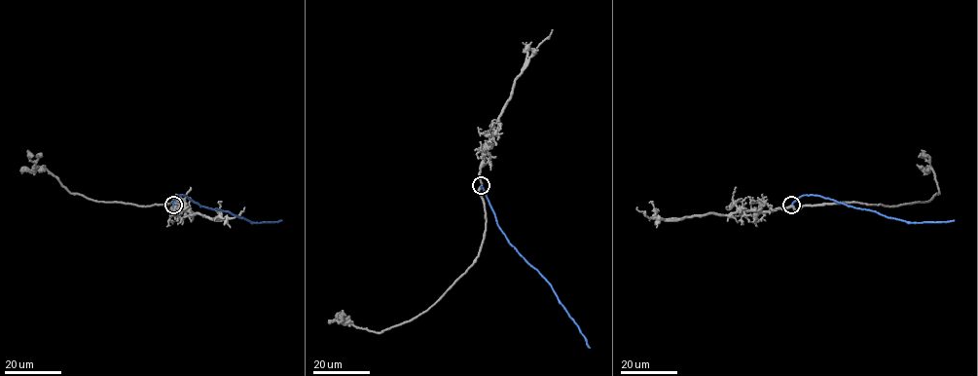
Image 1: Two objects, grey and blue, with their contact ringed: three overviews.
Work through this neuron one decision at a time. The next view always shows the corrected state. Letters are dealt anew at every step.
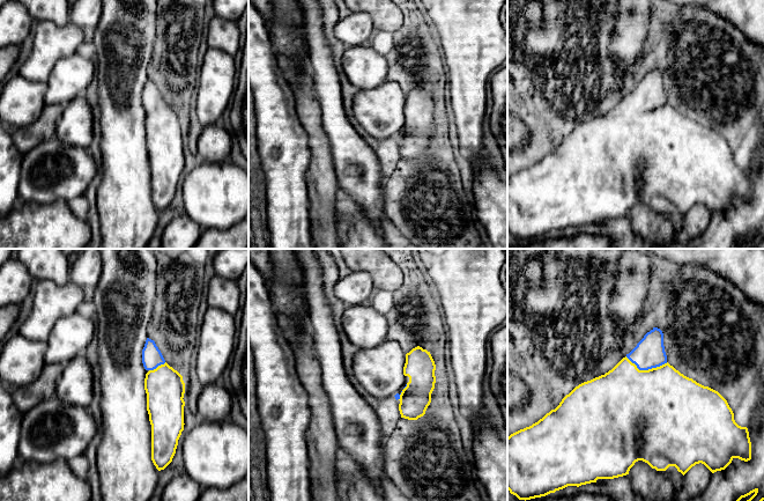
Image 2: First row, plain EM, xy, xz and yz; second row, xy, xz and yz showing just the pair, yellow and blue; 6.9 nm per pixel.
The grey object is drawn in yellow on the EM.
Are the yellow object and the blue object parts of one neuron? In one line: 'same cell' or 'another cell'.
same cell

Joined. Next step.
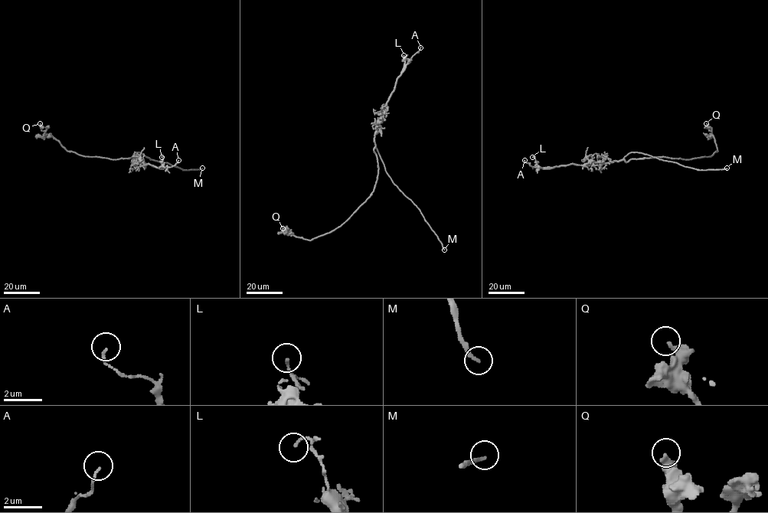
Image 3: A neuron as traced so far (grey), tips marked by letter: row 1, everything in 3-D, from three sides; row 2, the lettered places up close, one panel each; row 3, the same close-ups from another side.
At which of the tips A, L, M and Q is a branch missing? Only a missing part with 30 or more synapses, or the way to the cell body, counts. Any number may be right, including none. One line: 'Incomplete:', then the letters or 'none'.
Incomplete: M

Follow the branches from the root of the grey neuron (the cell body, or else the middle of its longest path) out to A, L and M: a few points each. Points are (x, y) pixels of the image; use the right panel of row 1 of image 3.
A: (642, 158), (632, 158), (627, 161), (621, 160), (582, 165), (569, 164), (550, 168), (533, 167), (524, 160)
L: (642, 158), (632, 158), (627, 161), (621, 160), (543, 168), (537, 166), (532, 157)
M: (642, 158), (632, 158), (627, 161), (623, 158), (630, 152), (638, 152), (696, 169), (727, 168)

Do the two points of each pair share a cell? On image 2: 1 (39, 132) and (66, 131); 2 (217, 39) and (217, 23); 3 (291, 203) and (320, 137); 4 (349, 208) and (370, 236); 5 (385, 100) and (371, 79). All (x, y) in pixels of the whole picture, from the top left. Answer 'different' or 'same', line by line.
1: different
2: same
3: different
4: same
5: different

